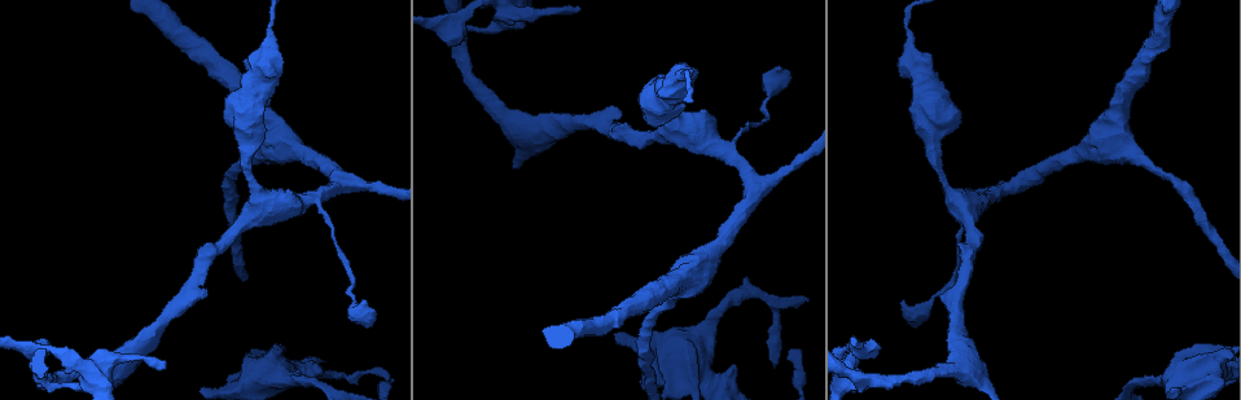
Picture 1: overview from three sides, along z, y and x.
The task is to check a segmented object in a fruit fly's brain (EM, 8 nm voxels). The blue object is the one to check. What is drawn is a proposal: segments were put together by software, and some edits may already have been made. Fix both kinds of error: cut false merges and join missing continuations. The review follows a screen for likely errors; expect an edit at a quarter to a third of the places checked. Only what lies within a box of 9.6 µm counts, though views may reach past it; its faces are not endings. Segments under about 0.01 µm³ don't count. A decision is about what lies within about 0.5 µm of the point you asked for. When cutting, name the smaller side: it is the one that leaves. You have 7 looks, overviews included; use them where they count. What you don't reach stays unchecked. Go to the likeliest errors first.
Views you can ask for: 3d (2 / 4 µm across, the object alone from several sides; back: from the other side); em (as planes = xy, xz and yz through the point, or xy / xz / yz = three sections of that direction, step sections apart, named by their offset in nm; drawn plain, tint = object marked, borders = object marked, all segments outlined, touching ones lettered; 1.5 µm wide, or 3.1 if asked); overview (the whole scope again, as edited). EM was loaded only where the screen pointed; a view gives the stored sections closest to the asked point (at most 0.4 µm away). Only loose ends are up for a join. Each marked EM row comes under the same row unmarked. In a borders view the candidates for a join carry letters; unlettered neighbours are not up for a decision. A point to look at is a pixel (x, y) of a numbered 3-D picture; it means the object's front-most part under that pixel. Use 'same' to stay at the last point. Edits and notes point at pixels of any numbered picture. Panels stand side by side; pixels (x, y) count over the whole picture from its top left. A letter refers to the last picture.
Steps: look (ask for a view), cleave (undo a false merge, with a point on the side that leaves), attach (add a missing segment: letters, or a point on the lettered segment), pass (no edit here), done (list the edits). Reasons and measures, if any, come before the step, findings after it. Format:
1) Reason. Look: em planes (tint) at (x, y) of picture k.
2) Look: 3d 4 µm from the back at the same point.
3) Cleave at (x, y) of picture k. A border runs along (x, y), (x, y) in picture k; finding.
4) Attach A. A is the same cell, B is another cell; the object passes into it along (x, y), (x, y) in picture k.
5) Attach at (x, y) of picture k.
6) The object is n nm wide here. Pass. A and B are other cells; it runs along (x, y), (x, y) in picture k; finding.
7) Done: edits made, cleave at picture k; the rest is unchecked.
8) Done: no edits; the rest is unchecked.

A narrow waist. Look: 3d 4 µm at (44, 379) of picture 1.

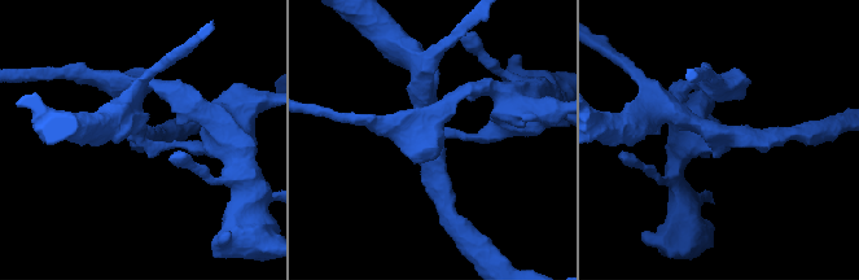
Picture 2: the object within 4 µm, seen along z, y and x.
3 arms meet here; the arms are 170, 260, 280 nm wide; need the tissue. Look: em planes (borders) at (146, 137) of picture 2.

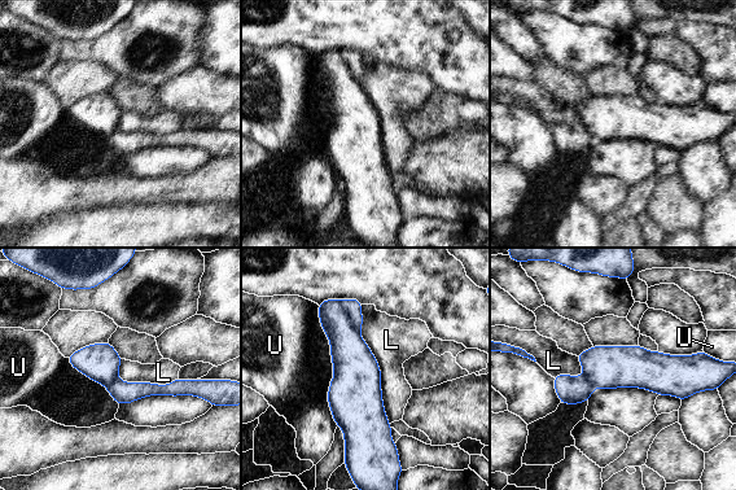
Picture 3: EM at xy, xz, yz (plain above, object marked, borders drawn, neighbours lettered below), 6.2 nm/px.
Cleave at (353, 307) of picture 3. L and U are other cells; two neurons meet here.

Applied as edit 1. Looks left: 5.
Redraw. Look: overview.

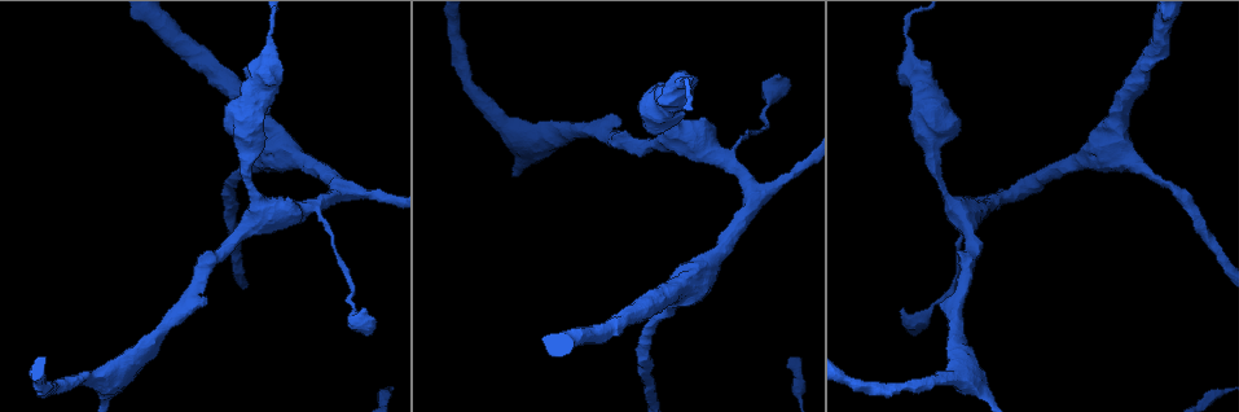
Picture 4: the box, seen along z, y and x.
Abrupt turn. Look: 3d 2 µm at (907, 21) of picture 4.

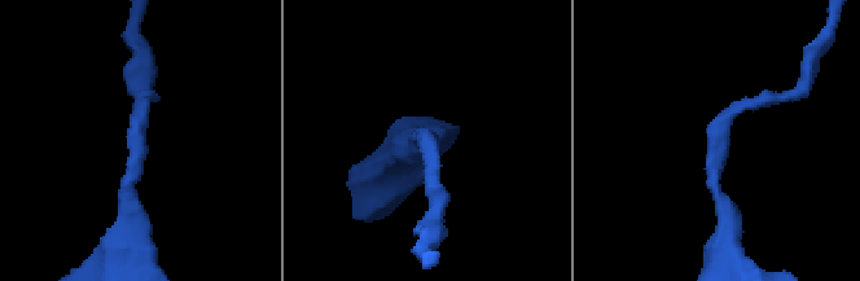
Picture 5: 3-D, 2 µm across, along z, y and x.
Need the tissue. Look: em planes (borders) at (424, 143) of picture 5.

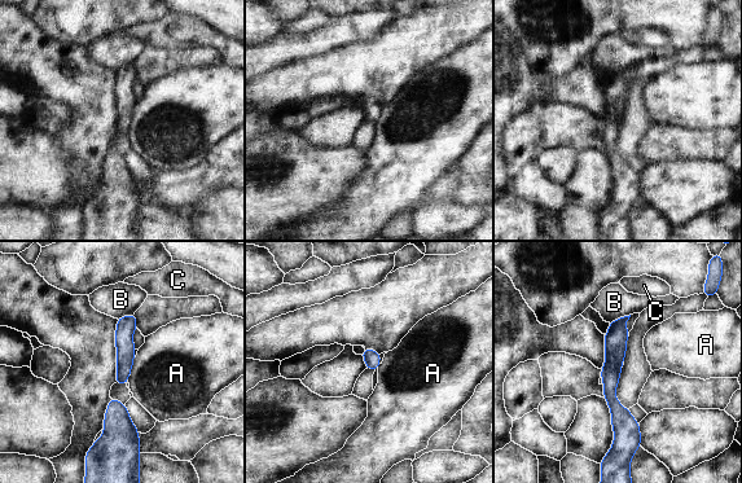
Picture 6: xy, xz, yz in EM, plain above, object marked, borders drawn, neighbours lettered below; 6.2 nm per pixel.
The object is 100 nm wide here. Pass. A, B and C are other cells; all the same neuron.

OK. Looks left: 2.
Done: edits made, cleave at picture 3; the rest is unchecked.

